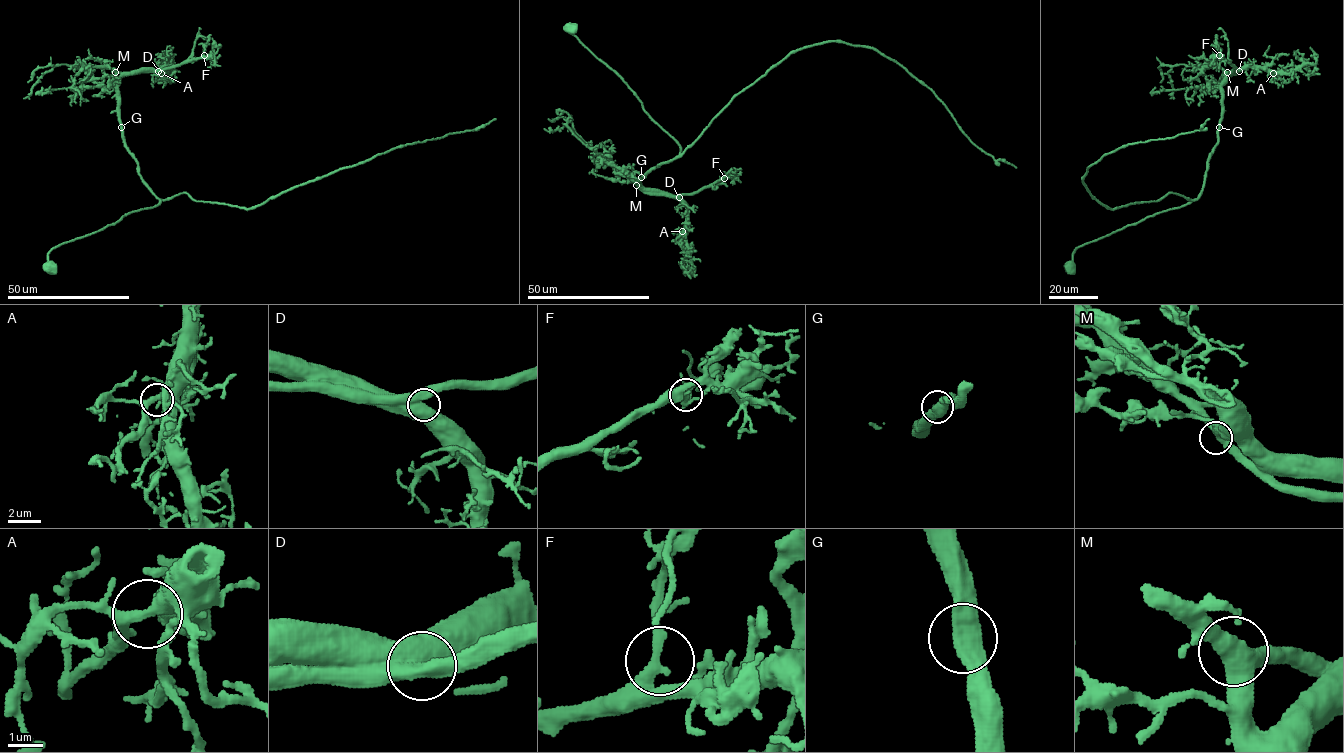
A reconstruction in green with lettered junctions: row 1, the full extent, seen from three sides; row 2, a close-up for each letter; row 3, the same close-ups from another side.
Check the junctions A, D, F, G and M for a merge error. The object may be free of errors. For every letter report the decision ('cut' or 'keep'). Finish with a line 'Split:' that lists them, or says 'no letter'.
A: keep
D: keep
F: keep
G: keep
M: keep
Split: no letter

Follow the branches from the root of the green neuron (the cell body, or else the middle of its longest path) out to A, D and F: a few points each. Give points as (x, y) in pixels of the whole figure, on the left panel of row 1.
A: (51, 268), (48, 254), (53, 248), (160, 203), (124, 142), (118, 85), (125, 75), (166, 67), (161, 73)
D: (51, 268), (48, 254), (53, 248), (160, 203), (124, 142), (118, 88), (123, 75), (158, 71)
F: (51, 268), (48, 254), (53, 248), (160, 203), (124, 142), (119, 80), (204, 55)

